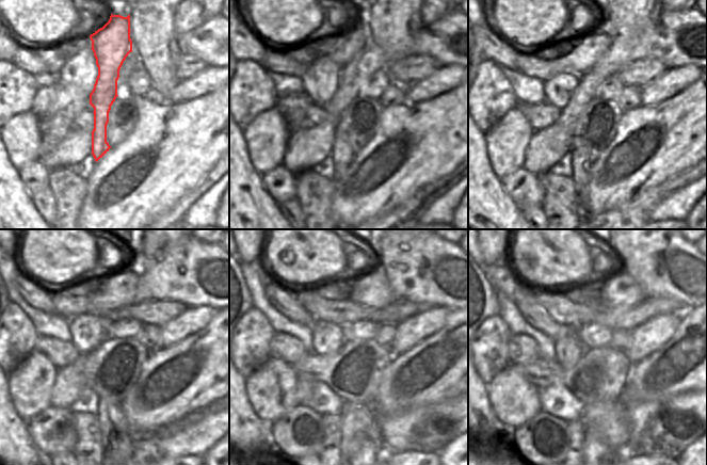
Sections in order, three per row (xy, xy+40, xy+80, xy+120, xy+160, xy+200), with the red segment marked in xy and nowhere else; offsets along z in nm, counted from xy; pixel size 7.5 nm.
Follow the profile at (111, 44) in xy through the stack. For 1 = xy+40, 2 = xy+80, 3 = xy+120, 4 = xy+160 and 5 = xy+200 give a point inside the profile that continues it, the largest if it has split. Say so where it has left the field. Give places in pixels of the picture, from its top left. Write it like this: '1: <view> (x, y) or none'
1: xy+40 (342, 155)
2: xy+80 (582, 161)
3: xy+120 (117, 434)
4: xy+160 (359, 426)
5: xy+200 (595, 446)

